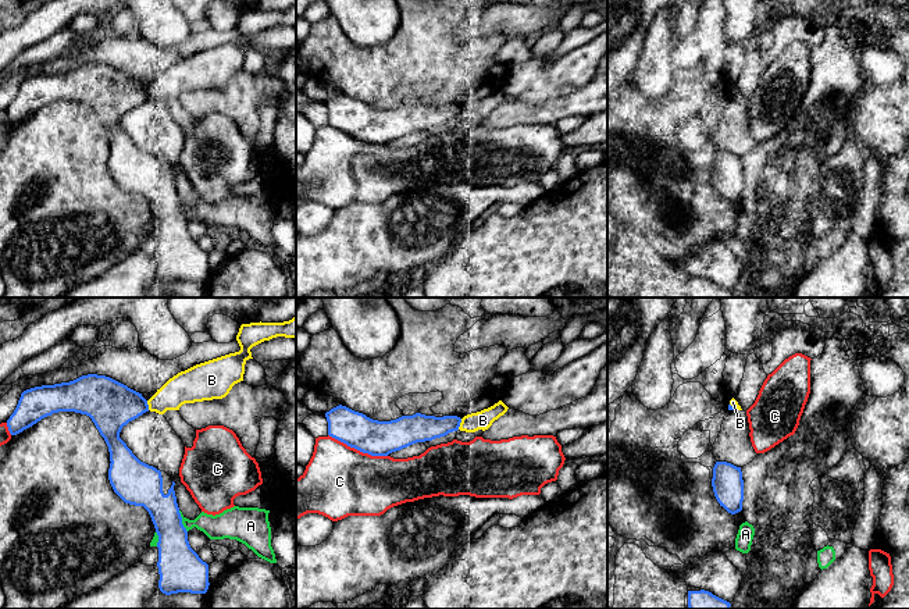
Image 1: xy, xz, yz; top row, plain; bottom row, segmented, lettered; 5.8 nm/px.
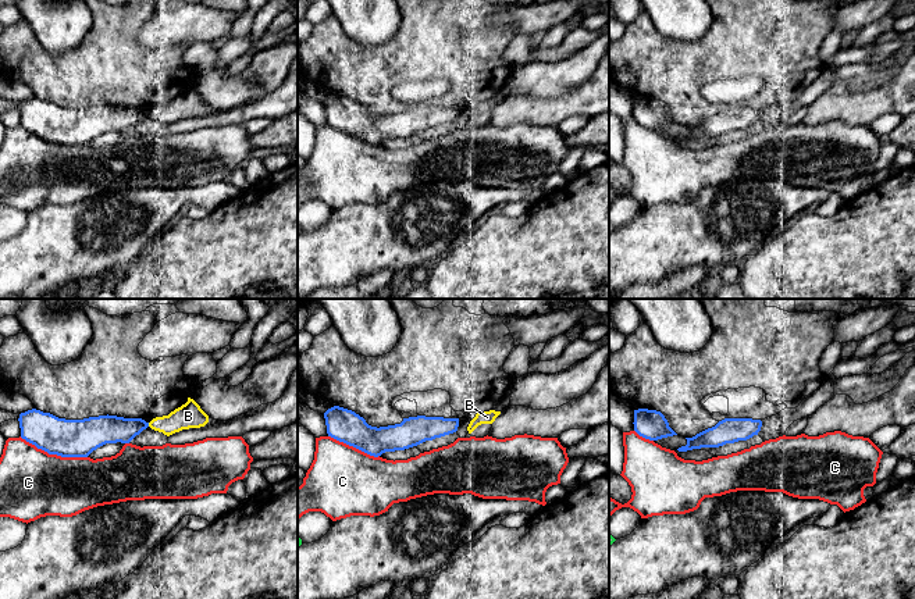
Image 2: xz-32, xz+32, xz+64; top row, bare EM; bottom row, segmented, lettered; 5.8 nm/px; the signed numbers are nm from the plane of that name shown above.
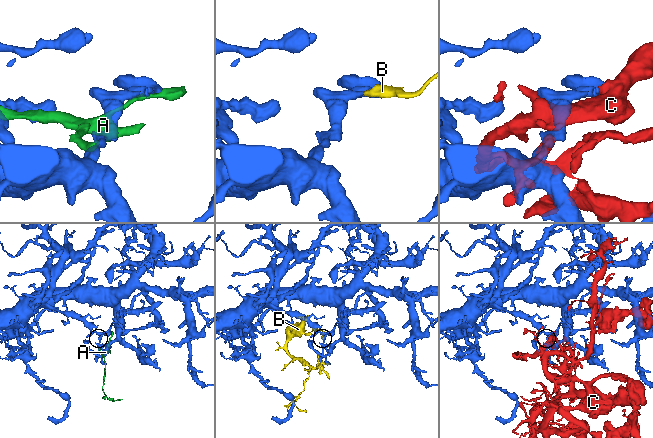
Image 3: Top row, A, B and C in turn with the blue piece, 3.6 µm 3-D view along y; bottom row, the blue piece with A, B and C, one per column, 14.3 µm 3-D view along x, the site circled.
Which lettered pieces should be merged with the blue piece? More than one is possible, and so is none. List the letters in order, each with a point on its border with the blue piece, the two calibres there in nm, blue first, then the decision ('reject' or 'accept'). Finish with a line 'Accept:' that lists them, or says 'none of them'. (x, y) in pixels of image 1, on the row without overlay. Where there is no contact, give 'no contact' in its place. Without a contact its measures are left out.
A: xy (181, 210) | 240/150 nm | reject
B: xz (459, 113) | 160/110 nm | reject
C: xz (357, 138) | 200/420 nm | reject
Accept: none of them

